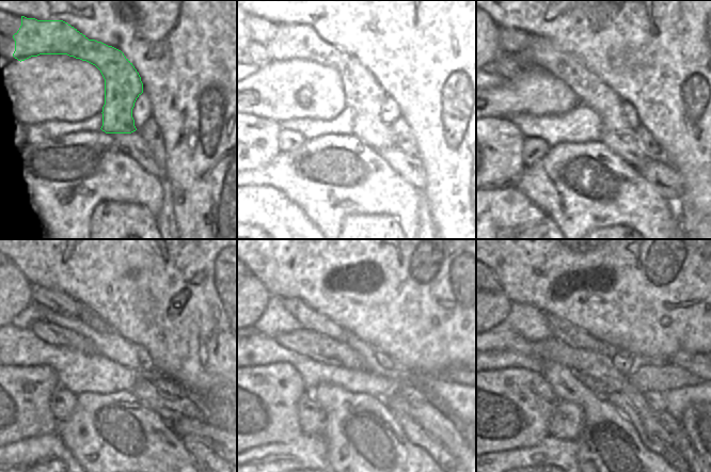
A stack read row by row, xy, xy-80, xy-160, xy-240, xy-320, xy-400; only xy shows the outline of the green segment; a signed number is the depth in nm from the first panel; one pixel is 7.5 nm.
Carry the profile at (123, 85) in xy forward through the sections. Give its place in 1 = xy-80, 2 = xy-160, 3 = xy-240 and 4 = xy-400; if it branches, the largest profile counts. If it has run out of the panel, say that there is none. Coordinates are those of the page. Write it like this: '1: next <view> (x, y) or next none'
1: next xy-80 (363, 94)
2: next xy-160 (591, 92)
3: next xy-240 (170, 409)
4: next xy-400 (660, 424)

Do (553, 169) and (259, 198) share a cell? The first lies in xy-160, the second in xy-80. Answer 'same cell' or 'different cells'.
different cells

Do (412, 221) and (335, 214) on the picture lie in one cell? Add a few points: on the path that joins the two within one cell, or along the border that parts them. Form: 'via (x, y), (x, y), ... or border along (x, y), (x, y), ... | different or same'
via (393, 204), (354, 204) | same

